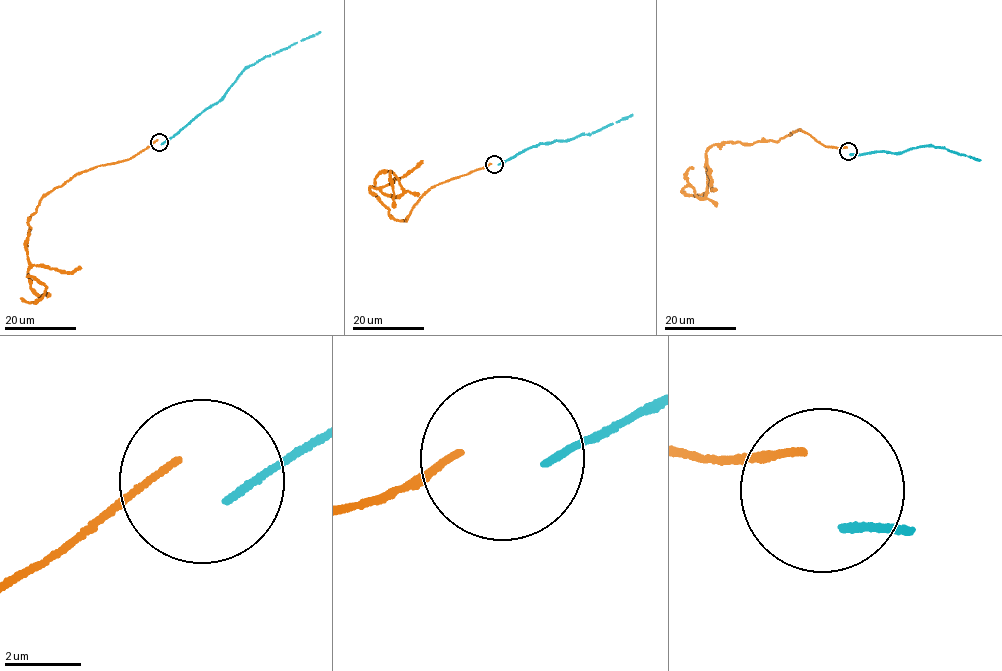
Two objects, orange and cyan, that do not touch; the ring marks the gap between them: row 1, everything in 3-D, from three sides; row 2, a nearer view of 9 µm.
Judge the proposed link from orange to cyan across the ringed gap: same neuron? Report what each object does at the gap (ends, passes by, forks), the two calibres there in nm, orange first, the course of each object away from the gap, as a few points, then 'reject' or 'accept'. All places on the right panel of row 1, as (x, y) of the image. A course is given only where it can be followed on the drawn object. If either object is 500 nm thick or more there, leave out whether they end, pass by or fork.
orange ends there; cyan ends there; 160 nm thick on the orange side, 170 nm on the other; orange runs (847, 148), (798, 129), (777, 141), (724, 141), (707, 150), (704, 197), (682, 189), (707, 193); cyan runs (849, 154), (883, 151), (894, 154), (930, 145), (980, 160); reject

